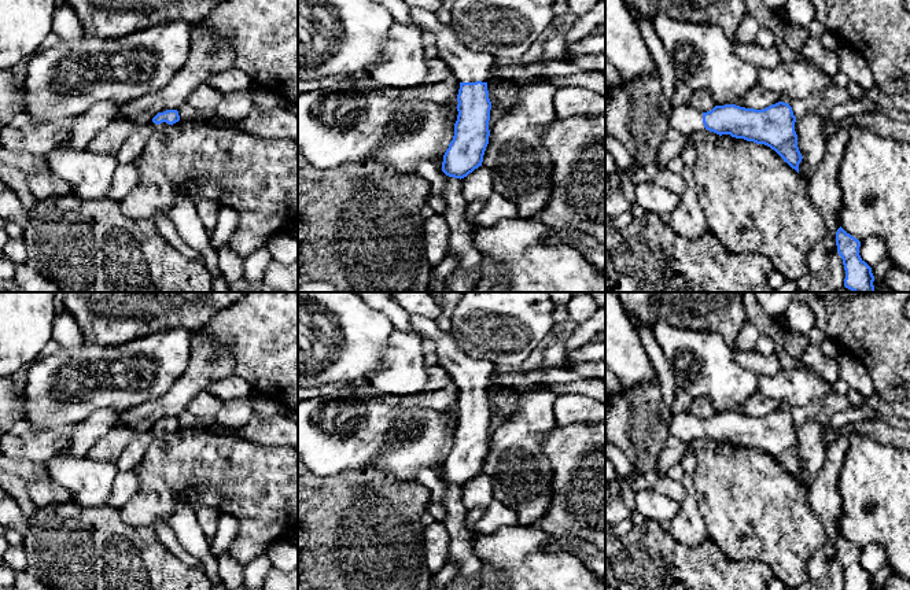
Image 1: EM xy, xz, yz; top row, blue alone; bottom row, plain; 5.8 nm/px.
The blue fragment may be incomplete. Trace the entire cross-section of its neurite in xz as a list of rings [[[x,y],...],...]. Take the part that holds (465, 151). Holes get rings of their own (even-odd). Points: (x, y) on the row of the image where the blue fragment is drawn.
[[[410,8],[410,18],[415,25],[436,37],[439,56],[447,62],[453,77],[460,82],[458,115],[453,140],[443,155],[442,172],[461,180],[482,166],[489,144],[491,102],[487,78],[495,58],[463,45],[450,25],[442,25],[431,10]]]

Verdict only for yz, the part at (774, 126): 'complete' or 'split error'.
split error

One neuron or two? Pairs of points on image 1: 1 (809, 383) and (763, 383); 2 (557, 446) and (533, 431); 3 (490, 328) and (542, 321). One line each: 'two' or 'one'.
1: one
2: two
3: one

